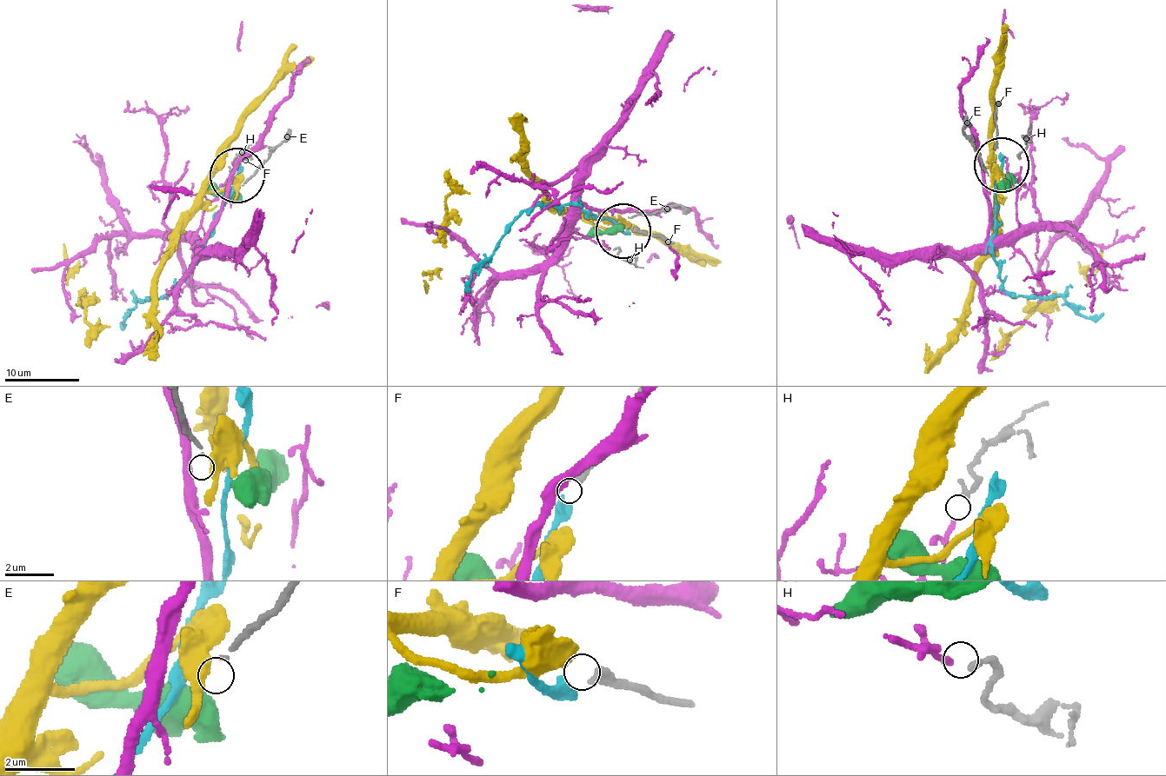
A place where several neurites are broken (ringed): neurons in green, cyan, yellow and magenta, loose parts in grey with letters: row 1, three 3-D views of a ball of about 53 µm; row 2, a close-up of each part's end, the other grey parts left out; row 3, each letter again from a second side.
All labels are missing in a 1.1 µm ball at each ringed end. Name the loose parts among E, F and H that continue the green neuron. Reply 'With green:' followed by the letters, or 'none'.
With green: none

